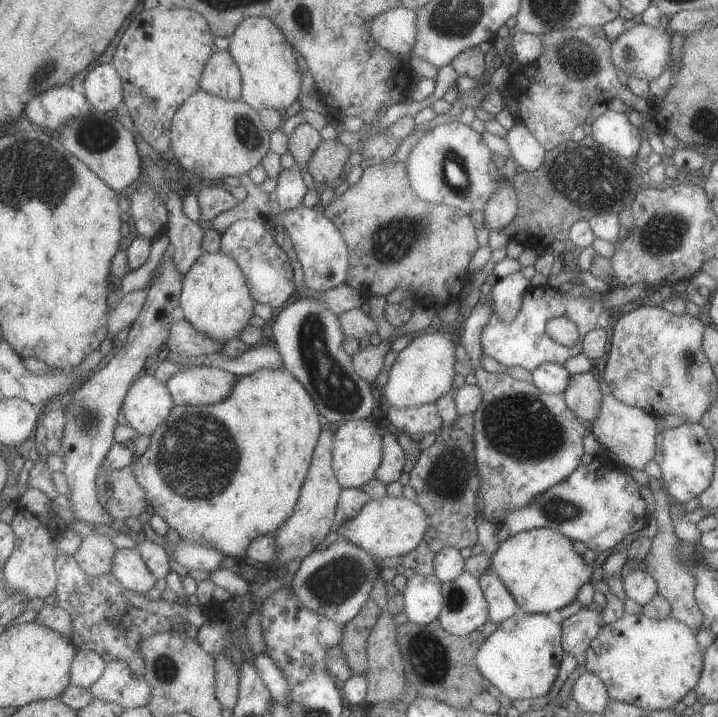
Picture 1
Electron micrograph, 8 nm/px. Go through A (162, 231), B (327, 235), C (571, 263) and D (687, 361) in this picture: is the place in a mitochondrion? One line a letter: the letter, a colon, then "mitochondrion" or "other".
A: other
B: other
C: other
D: mitochondrion

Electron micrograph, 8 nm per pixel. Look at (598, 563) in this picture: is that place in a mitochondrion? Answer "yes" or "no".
no

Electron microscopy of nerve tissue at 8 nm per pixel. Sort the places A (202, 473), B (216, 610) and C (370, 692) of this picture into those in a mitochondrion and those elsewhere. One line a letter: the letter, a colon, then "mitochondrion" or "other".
A: mitochondrion
B: other
C: other

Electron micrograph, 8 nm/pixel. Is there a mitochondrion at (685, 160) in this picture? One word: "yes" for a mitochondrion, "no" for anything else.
no

